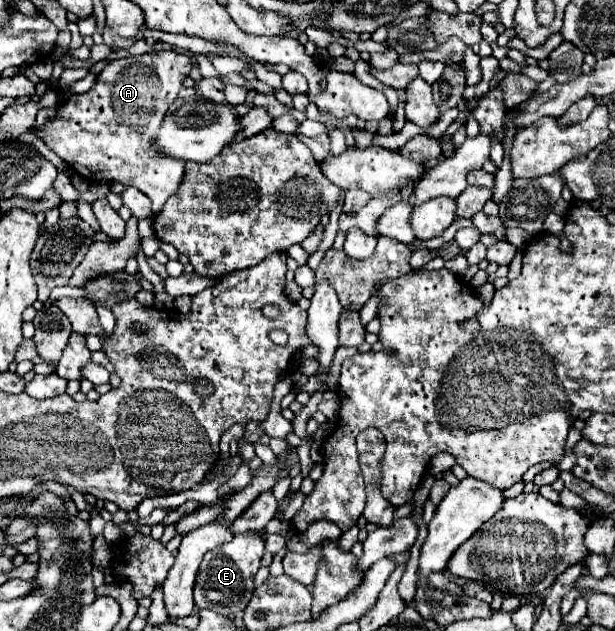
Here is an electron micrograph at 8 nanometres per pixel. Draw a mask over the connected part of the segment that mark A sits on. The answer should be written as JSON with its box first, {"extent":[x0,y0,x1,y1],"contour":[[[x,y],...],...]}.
{"extent":[38,51,190,215],"contour":[[[148,51],[144,55],[126,57],[110,61],[104,71],[98,75],[96,85],[82,95],[72,95],[70,99],[62,101],[56,117],[48,121],[40,131],[38,137],[60,157],[64,159],[78,175],[90,179],[92,183],[124,183],[140,189],[152,201],[152,215],[158,215],[168,201],[170,195],[180,187],[184,175],[184,163],[174,157],[162,157],[148,153],[148,141],[156,135],[164,113],[168,111],[170,103],[176,99],[182,81],[190,75],[190,59],[188,55],[174,53],[174,51]]]}

